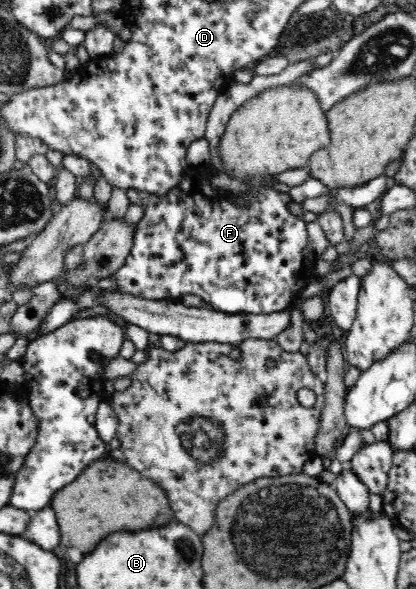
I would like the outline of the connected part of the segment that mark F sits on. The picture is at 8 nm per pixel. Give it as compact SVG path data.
M184 176L181 179L181 183L177 187L173 187L169 193L165 195L153 195L152 193L147 193L145 191L137 191L136 189L127 189L127 198L131 202L133 209L140 209L142 207L142 216L137 216L135 222L135 237L133 237L133 247L129 255L126 257L125 263L115 272L115 275L109 278L103 278L99 280L96 286L87 288L81 293L81 296L77 301L70 301L68 299L57 302L56 305L51 309L51 312L45 317L45 320L37 328L41 328L41 335L48 335L53 333L55 329L61 328L63 325L69 323L69 320L74 319L74 314L80 310L85 310L86 308L92 308L97 305L97 292L102 292L103 290L109 290L109 292L121 292L129 293L134 297L141 297L149 301L181 301L182 297L188 293L194 293L198 297L201 297L203 302L209 303L212 310L222 313L241 313L241 314L254 314L254 315L270 315L276 312L287 311L294 303L296 297L298 297L301 292L305 289L309 282L313 280L313 277L318 277L320 275L326 275L331 272L332 262L323 260L320 255L317 255L311 250L309 250L309 235L307 234L307 222L303 222L301 217L294 216L289 212L287 204L292 201L289 194L278 192L272 187L263 188L258 191L252 192L249 200L253 200L253 203L249 203L247 207L239 207L234 202L234 194L229 192L223 193L223 190L216 190L211 188L210 185L197 184L192 178Z

